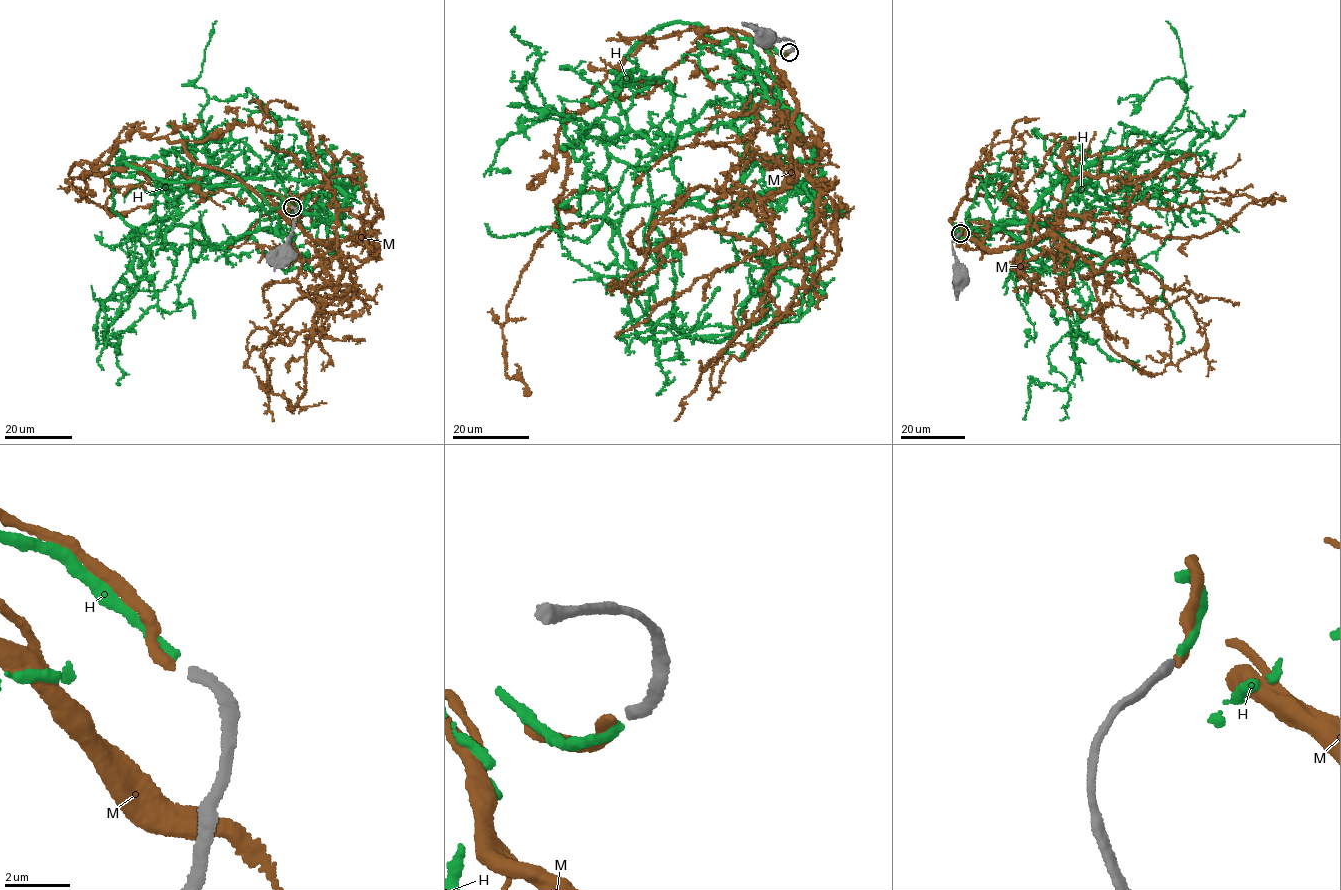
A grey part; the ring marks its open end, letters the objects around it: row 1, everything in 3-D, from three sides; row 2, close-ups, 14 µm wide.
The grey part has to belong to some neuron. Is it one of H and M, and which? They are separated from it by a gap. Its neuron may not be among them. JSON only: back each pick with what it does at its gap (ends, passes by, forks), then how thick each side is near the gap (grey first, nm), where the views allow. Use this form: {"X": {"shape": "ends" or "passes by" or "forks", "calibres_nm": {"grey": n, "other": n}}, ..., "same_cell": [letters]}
{"M": {"shape": "ends", "calibres_nm": {"grey": 320, "other": 280}}, "same_cell": ["M"]}

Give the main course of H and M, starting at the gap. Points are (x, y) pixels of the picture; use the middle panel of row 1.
H: (789, 52), (651, 29), (595, 122), (647, 173), (675, 327), (732, 332), (749, 274)
M: (787, 52), (714, 31), (661, 80), (628, 81), (558, 130), (558, 217), (501, 329), (505, 374), (528, 395)

